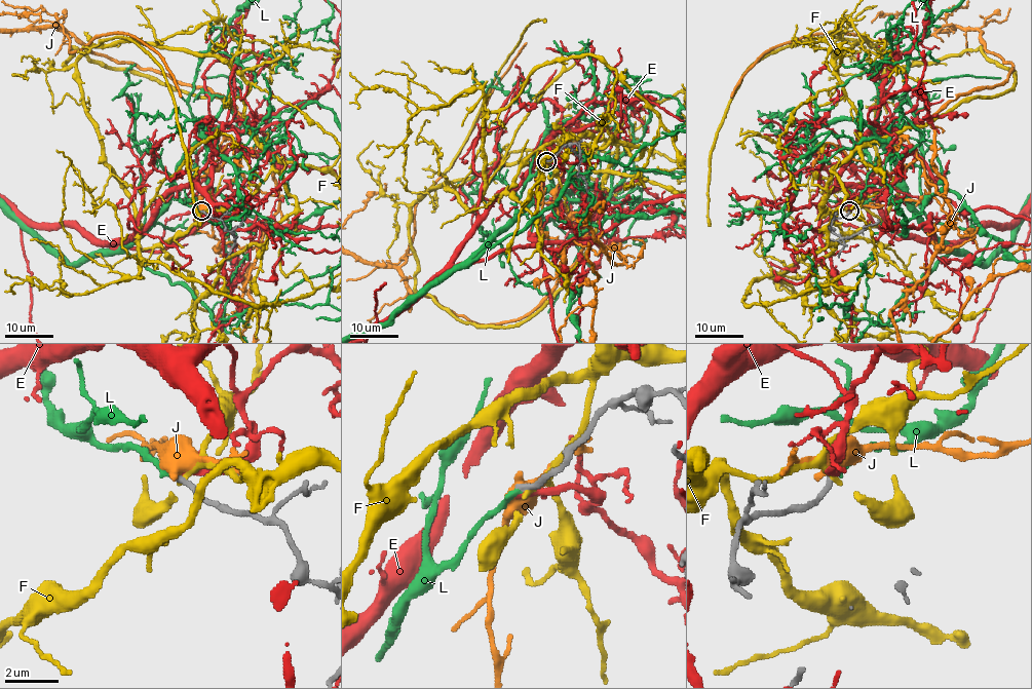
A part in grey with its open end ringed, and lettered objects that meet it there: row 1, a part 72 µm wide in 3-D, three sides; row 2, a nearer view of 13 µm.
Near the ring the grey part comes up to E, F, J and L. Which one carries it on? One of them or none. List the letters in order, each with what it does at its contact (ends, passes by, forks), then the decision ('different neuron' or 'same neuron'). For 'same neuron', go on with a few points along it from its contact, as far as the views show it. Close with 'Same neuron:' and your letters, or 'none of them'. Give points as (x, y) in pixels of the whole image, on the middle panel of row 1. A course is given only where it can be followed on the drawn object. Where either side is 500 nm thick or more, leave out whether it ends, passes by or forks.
E: it passes by | different neuron
F: it forks | different neuron
J: different neuron
L: it ends | same neuron
Same neuron: L

